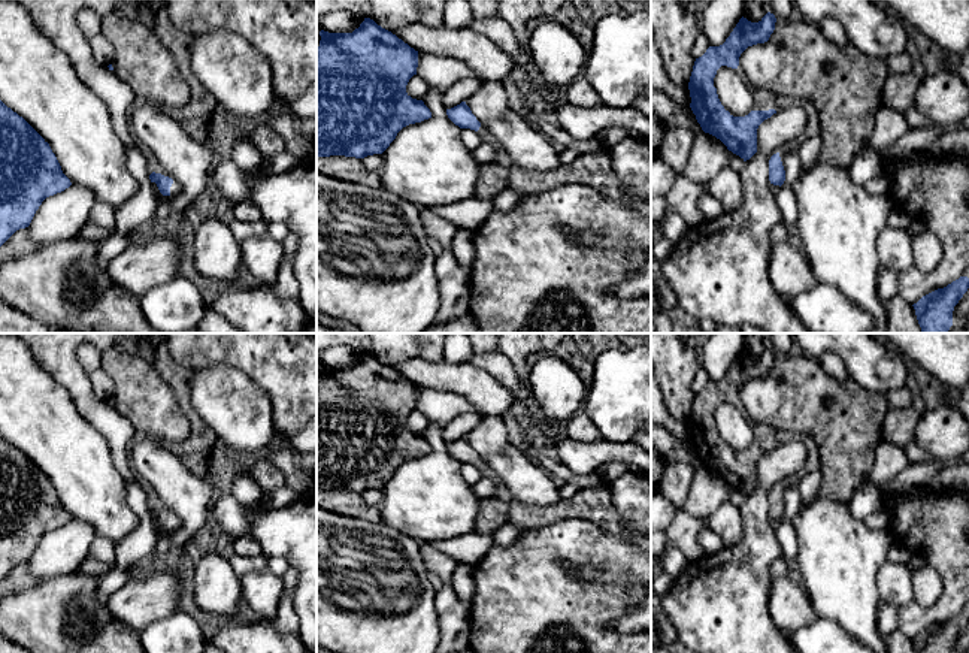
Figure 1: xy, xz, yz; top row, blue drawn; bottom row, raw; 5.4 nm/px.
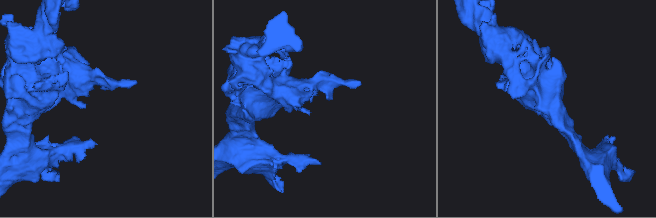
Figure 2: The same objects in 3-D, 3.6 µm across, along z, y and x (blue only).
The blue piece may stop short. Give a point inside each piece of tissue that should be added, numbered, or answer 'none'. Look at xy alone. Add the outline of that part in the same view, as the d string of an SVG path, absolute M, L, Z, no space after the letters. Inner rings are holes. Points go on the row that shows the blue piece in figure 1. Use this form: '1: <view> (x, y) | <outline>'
1: xy (153, 166) | M139 145L140 151L143 152L145 158L146 158L146 163L148 163L148 173L151 175L152 172L155 173L161 173L164 176L169 176L170 175L157 163L152 151L143 145Z

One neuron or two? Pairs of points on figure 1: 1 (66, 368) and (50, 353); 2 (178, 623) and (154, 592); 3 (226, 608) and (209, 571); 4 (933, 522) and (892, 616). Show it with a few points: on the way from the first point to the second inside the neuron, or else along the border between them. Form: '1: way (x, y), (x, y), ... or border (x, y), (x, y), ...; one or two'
1: way (61, 363), (54, 356); one
2: border (178, 610), (151, 622), (141, 631); two
3: way (223, 599), (215, 580); one
4: border (899, 607), (896, 626); two

